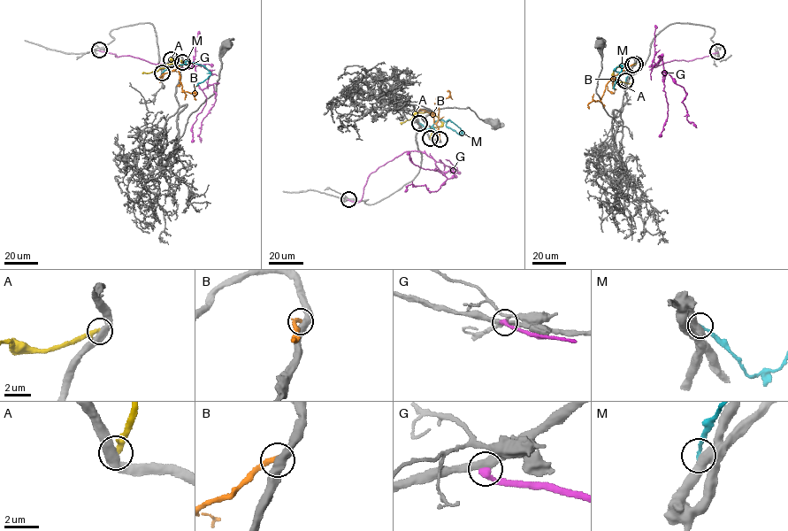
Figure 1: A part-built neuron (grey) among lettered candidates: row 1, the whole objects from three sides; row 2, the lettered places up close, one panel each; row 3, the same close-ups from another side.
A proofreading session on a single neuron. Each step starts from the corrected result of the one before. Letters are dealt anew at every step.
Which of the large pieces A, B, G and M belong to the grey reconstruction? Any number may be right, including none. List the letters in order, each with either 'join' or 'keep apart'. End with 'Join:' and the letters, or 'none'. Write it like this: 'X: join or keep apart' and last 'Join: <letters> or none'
A: keep apart
B: keep apart
G: keep apart
M: join
Join: M

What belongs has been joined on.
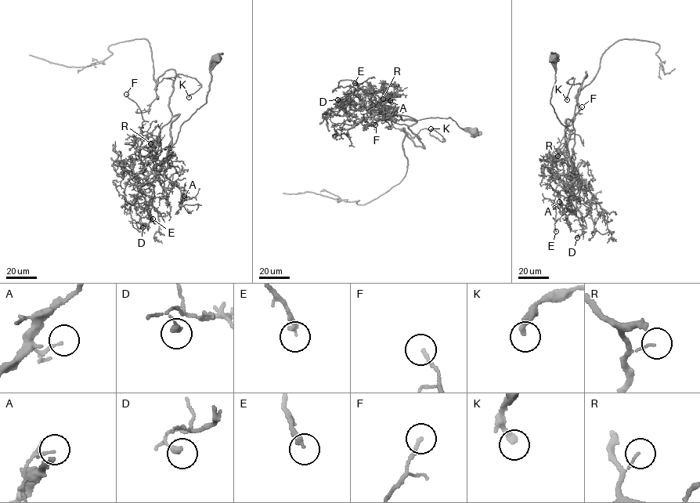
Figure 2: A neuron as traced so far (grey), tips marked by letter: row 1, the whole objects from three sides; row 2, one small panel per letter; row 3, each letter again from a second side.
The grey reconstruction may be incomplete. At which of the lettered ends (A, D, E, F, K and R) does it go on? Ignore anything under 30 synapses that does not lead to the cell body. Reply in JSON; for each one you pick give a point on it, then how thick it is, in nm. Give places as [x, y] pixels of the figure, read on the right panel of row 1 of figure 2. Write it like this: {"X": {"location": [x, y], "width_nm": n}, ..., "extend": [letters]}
{"extend": []}

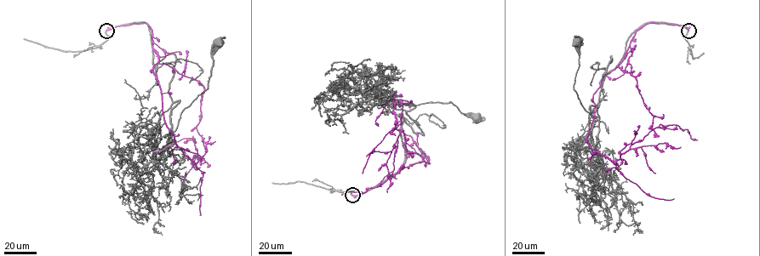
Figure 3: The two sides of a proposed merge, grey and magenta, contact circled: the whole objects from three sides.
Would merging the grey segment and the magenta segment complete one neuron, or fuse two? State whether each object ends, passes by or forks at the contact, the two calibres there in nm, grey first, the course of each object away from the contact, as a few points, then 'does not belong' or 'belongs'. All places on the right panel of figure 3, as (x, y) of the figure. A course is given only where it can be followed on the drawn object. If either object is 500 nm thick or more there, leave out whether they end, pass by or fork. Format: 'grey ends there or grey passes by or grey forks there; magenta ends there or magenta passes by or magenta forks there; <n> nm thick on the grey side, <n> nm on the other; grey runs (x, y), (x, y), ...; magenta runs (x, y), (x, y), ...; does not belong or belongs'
grey passes by; magenta ends there; 360 nm thick on the grey side, 340 nm on the other; grey runs (688, 31), (646, 23), (605, 74), (610, 56), (598, 105), (590, 107), (591, 139), (574, 89), (577, 42); magenta runs (688, 31), (652, 22), (636, 31), (593, 94), (585, 139), (616, 161), (660, 124), (697, 140); does not belong

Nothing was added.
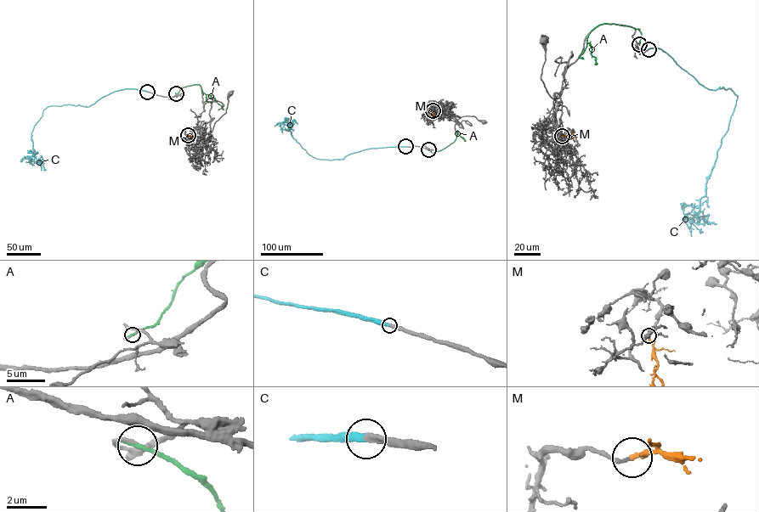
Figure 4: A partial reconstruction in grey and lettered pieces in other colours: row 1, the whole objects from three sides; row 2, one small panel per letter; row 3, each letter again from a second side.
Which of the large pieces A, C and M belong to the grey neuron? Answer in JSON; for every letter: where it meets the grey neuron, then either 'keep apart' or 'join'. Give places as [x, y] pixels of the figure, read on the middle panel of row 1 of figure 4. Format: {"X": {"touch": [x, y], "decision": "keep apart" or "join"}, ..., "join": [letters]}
{"A": {"touch": [428, 149], "decision": "keep apart"}, "C": {"touch": [405, 146], "decision": "join"}, "M": {"touch": [433, 110], "decision": "join"}, "join": ["C", "M"]}

